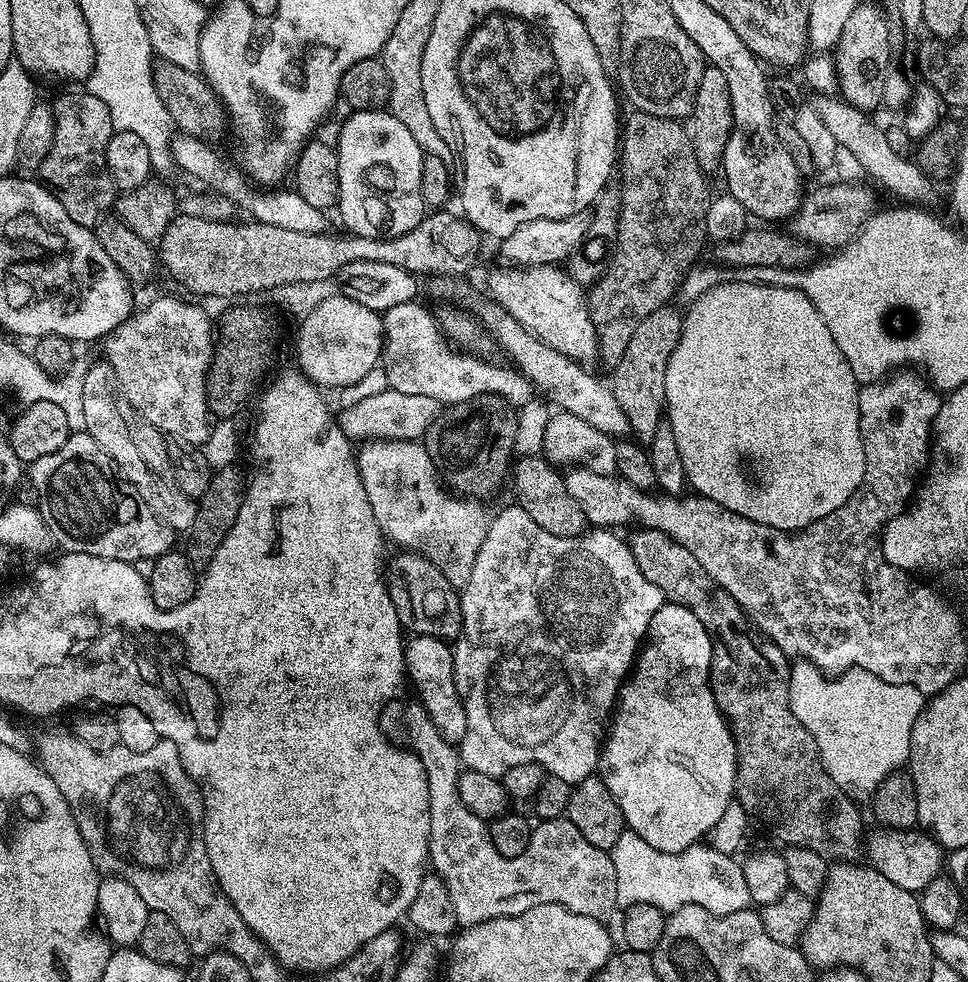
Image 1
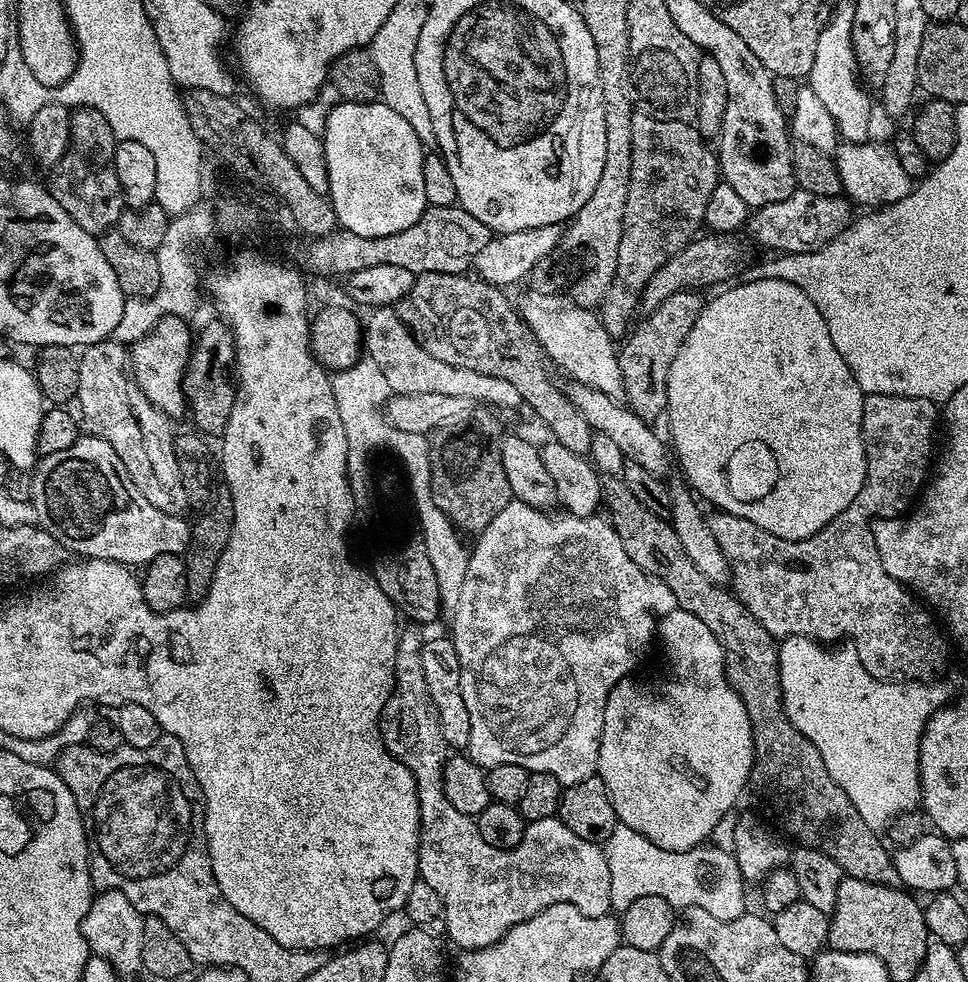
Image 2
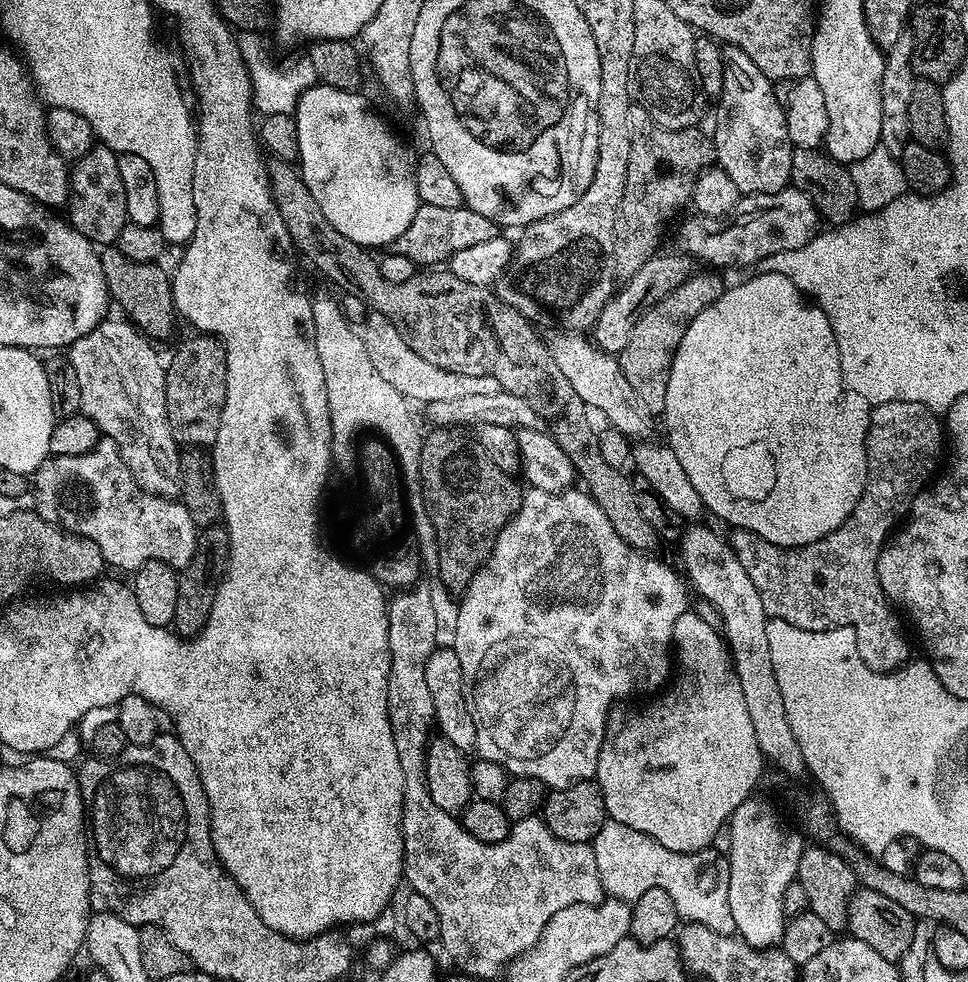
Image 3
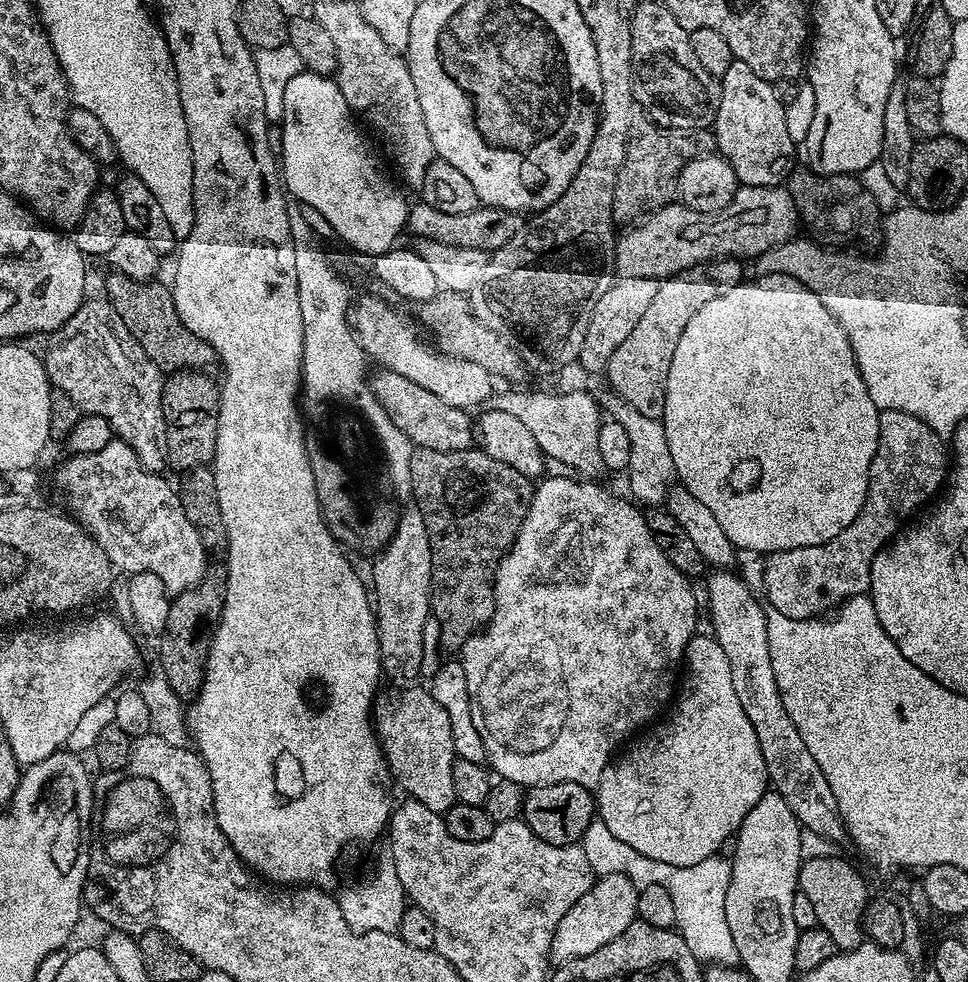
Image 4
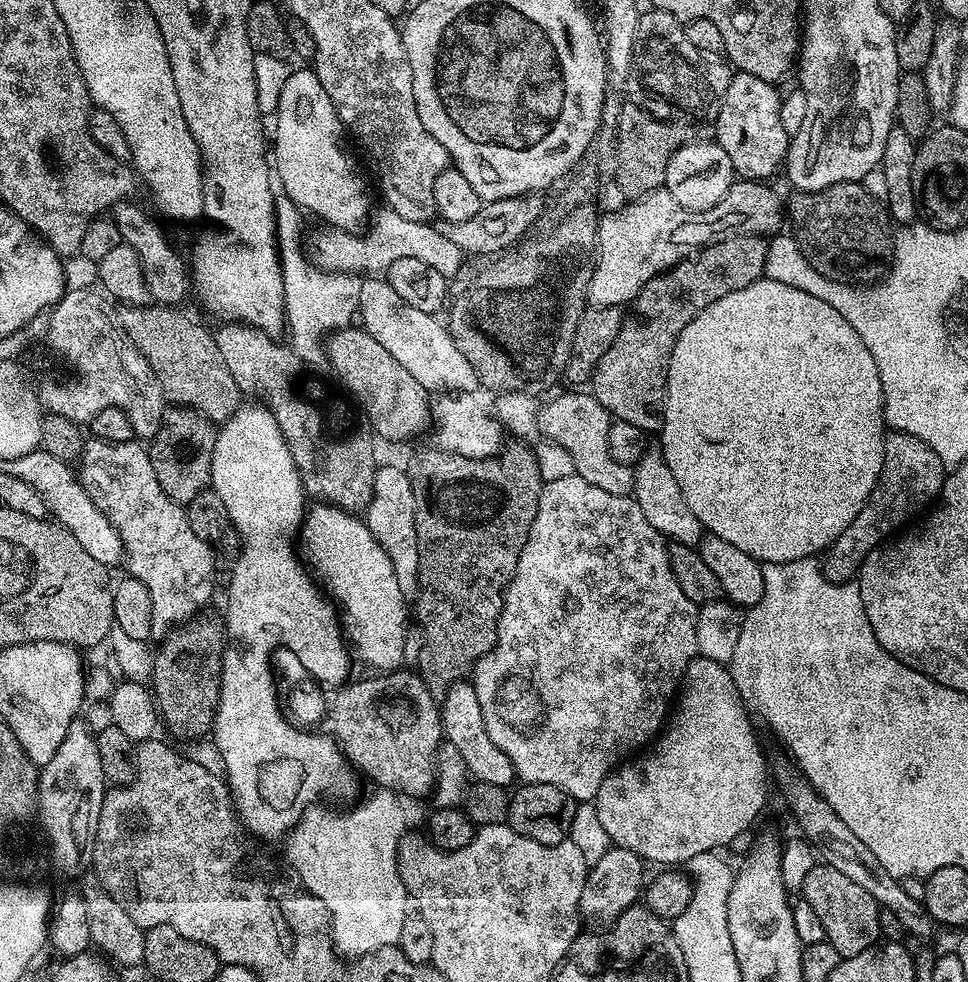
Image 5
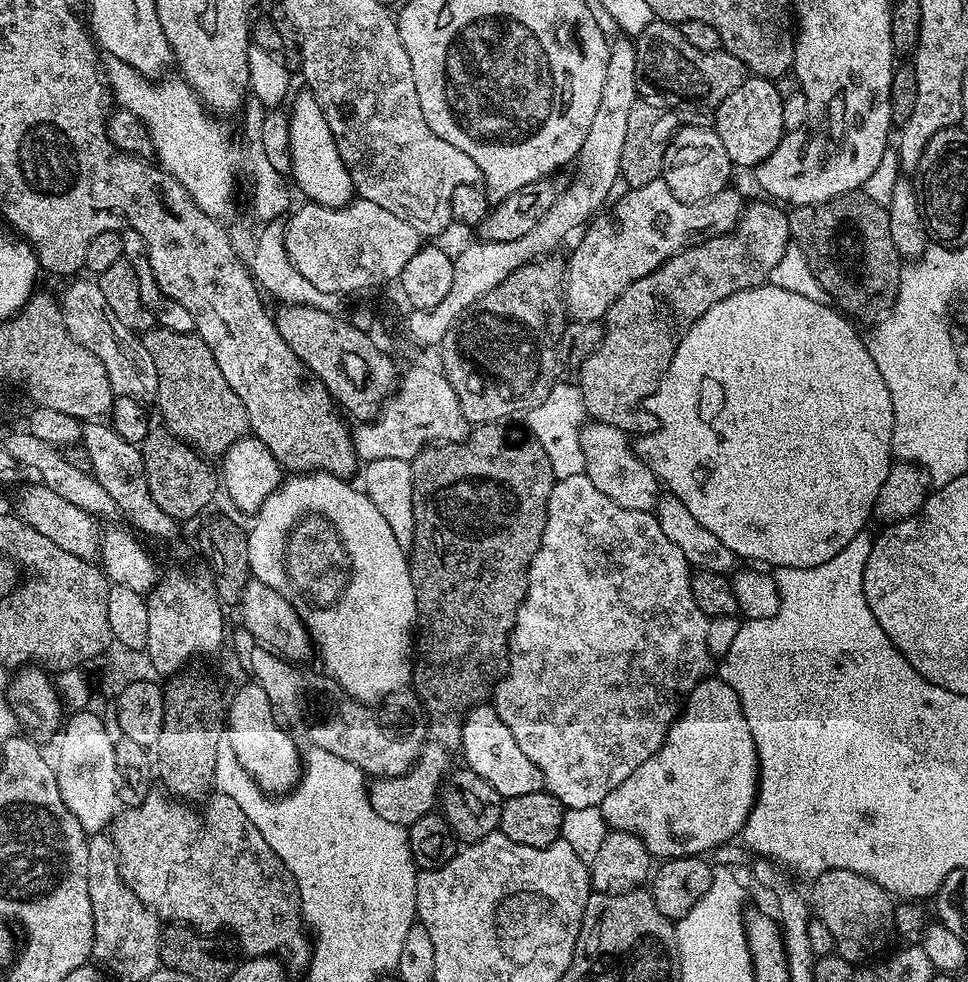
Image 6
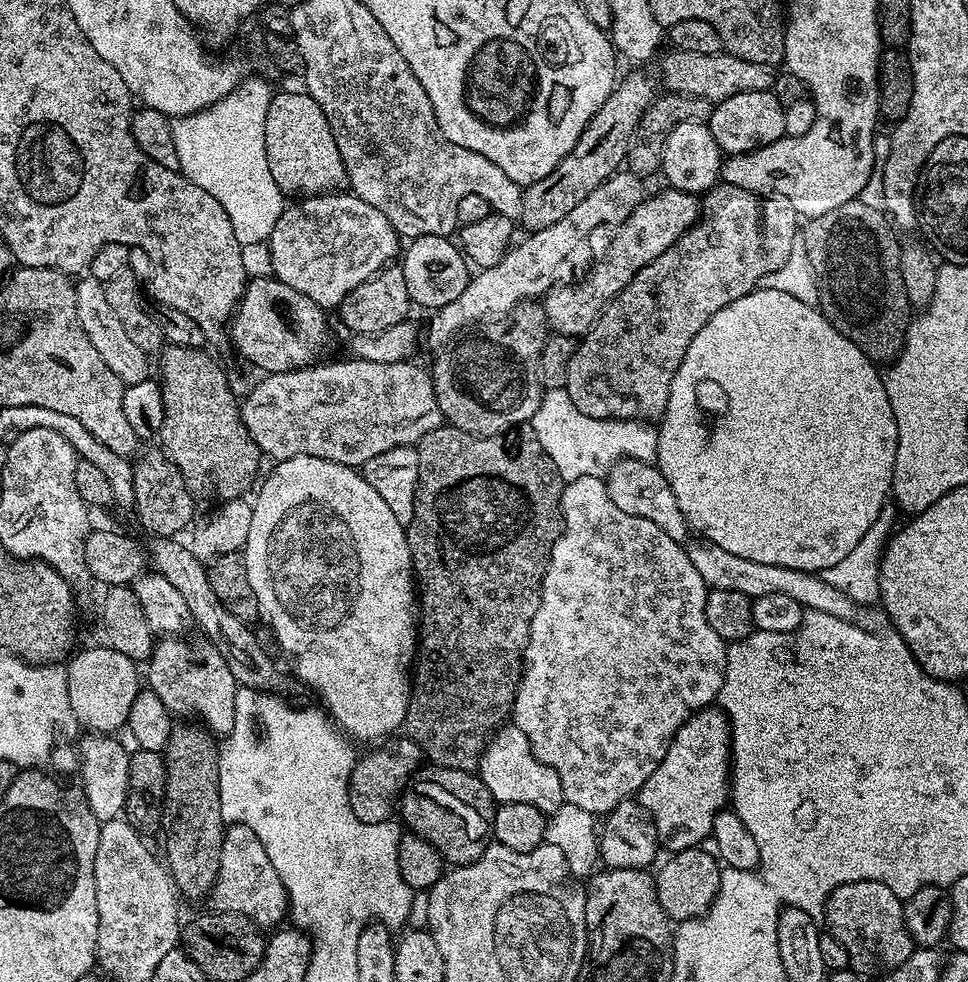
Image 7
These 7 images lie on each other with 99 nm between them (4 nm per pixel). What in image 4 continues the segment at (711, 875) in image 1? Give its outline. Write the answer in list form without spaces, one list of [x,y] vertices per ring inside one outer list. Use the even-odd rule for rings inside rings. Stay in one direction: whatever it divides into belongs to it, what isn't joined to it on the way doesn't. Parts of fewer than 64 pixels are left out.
[[[599,818],[586,826],[586,834],[582,841],[586,854],[586,862],[590,862],[590,870],[597,877],[606,874],[622,873],[637,886],[657,884],[663,886],[674,898],[674,914],[676,915],[675,931],[690,946],[690,954],[694,954],[701,962],[711,962],[716,966],[732,966],[737,963],[736,949],[732,947],[732,935],[726,926],[726,898],[723,894],[708,896],[708,864],[698,866],[670,866],[666,862],[654,862],[654,858],[646,858],[646,854],[638,854],[634,846],[626,846],[626,842],[614,838]]]

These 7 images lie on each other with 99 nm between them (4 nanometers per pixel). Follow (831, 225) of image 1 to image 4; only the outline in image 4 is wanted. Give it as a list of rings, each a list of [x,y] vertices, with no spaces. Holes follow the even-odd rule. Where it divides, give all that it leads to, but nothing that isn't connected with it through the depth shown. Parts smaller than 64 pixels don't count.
[[[740,186],[722,212],[704,215],[679,202],[649,212],[633,232],[620,232],[616,241],[615,271],[621,277],[650,278],[657,282],[696,264],[721,258],[755,258],[782,246],[797,235],[798,213],[787,187]]]

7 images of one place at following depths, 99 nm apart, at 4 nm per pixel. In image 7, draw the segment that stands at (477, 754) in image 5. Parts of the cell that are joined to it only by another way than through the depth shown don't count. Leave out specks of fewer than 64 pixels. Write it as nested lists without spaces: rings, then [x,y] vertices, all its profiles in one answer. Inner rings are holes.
[[[511,722],[497,728],[488,741],[480,755],[478,775],[497,805],[526,802],[538,806],[538,810],[546,814],[551,814],[557,812],[566,802],[558,774],[554,774],[554,770],[546,766],[546,762],[537,758],[526,734],[522,734],[522,730],[518,730],[518,726]]]

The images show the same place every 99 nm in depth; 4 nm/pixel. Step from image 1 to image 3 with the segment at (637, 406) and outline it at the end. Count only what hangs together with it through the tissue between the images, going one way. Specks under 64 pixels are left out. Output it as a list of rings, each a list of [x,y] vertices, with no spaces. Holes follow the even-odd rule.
[[[700,270],[688,277],[682,286],[678,286],[666,298],[662,298],[642,318],[638,318],[638,326],[630,334],[630,342],[618,353],[618,359],[622,370],[626,374],[626,382],[634,386],[638,398],[653,413],[663,413],[666,402],[666,386],[670,378],[670,366],[674,362],[674,354],[694,318],[703,308],[710,306],[723,294],[726,281],[723,275],[712,270]],[[704,271],[704,272],[700,272]],[[700,272],[700,273],[699,273]],[[716,275],[716,276],[715,276]]]

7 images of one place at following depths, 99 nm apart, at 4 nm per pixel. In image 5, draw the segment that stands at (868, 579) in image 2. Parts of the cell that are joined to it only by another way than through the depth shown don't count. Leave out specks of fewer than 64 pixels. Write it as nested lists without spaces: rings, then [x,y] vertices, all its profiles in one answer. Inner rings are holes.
[[[889,431],[884,437],[884,465],[880,480],[870,494],[866,506],[858,510],[858,518],[854,518],[854,522],[850,522],[850,526],[846,526],[846,530],[842,530],[832,547],[827,549],[826,574],[832,580],[851,581],[859,573],[870,550],[879,548],[893,533],[903,529],[909,523],[907,520],[919,508],[927,509],[939,497],[945,475],[945,465],[926,442],[905,432]]]

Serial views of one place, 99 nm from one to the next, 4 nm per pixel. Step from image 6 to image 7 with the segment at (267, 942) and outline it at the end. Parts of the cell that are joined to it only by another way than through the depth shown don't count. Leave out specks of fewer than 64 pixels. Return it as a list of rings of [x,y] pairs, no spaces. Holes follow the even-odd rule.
[[[245,824],[227,825],[222,842],[222,858],[210,893],[211,900],[211,907],[215,911],[242,914],[261,930],[271,929],[281,923],[280,919],[285,919],[288,891],[284,889],[282,878],[278,878],[278,872],[270,862],[270,854],[266,854],[266,846],[258,842],[258,834],[254,834],[254,830]]]

